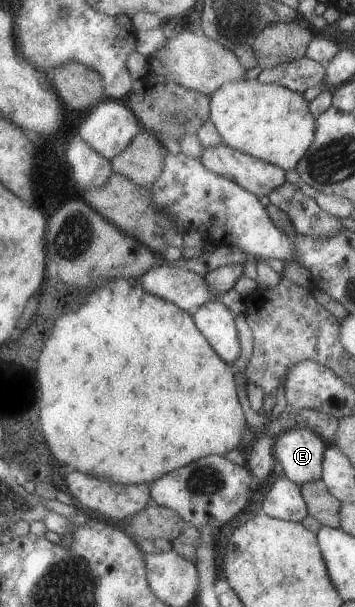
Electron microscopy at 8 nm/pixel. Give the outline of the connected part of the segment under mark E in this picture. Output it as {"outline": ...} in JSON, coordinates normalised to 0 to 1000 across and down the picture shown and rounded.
{"outline":[[[834,702],[780,718],[775,756],[794,766],[803,784],[851,801],[910,787],[910,751],[921,736],[904,718]]]}

